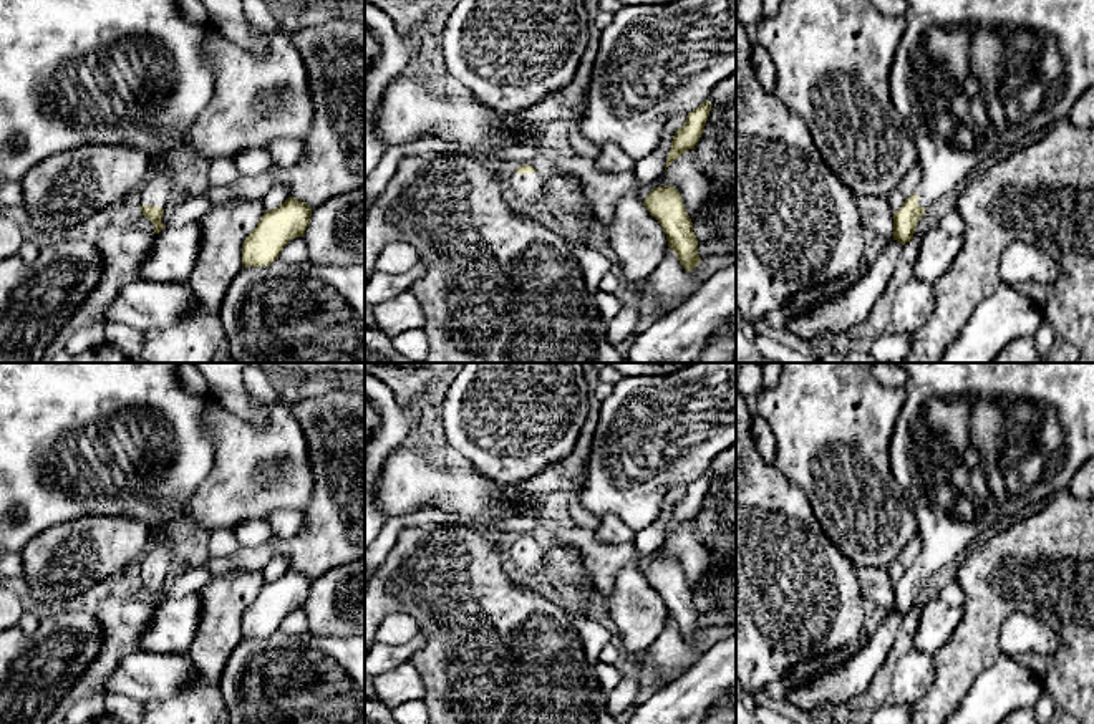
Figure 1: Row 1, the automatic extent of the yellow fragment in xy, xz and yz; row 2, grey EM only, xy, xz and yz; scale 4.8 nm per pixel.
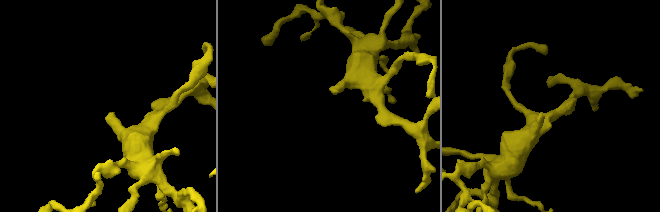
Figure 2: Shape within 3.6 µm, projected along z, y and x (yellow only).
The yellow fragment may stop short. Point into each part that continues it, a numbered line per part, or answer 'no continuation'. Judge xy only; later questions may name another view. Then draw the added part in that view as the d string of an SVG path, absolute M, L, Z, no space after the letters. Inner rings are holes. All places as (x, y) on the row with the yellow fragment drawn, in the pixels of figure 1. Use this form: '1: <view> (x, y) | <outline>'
1: xy (156, 193) | M169 177L152 179L143 191L139 205L157 205L159 209L166 209L169 192L171 192Z

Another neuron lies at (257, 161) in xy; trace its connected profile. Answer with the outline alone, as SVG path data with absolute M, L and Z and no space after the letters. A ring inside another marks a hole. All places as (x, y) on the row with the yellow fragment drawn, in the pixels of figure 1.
M249 149L235 156L234 164L239 176L260 176L269 172L275 164L267 149Z

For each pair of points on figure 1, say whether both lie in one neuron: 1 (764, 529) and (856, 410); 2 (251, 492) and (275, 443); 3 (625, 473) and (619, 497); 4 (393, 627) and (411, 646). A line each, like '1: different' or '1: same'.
1: different
2: same
3: same
4: different

